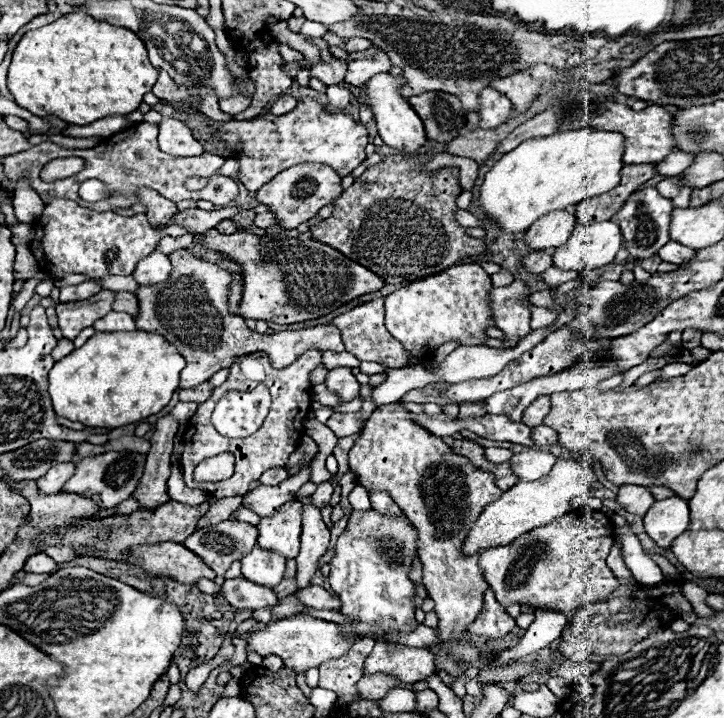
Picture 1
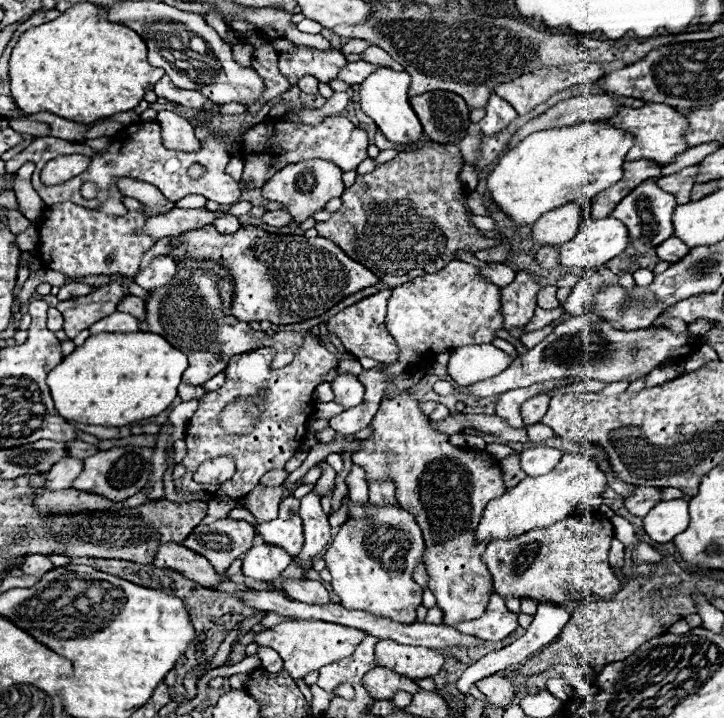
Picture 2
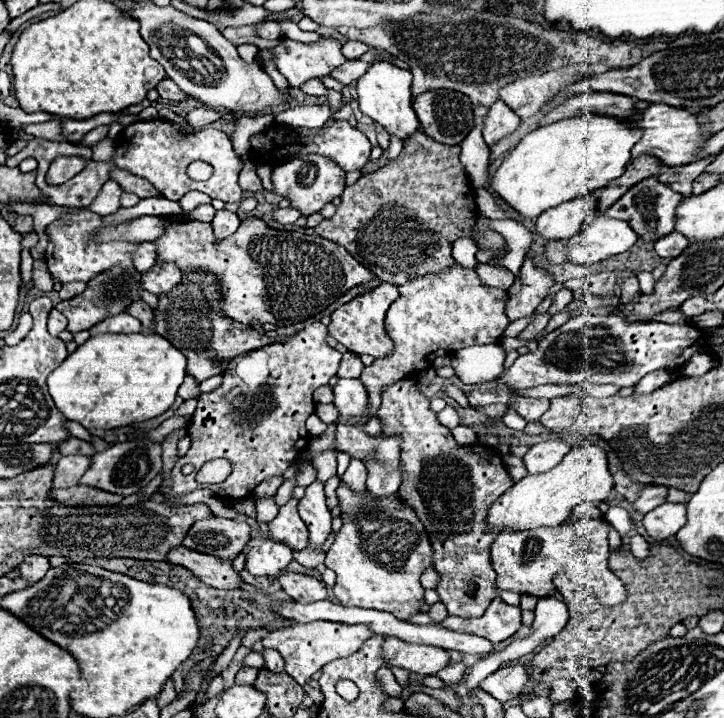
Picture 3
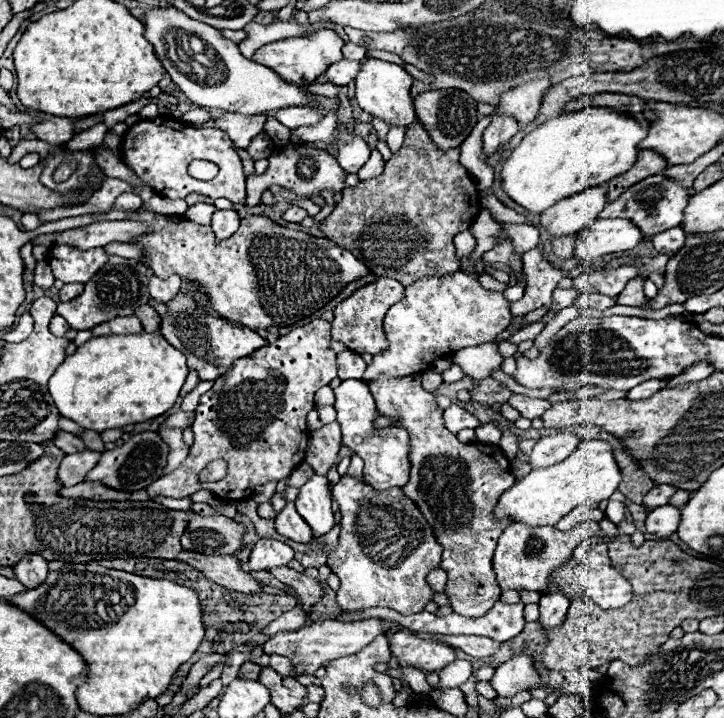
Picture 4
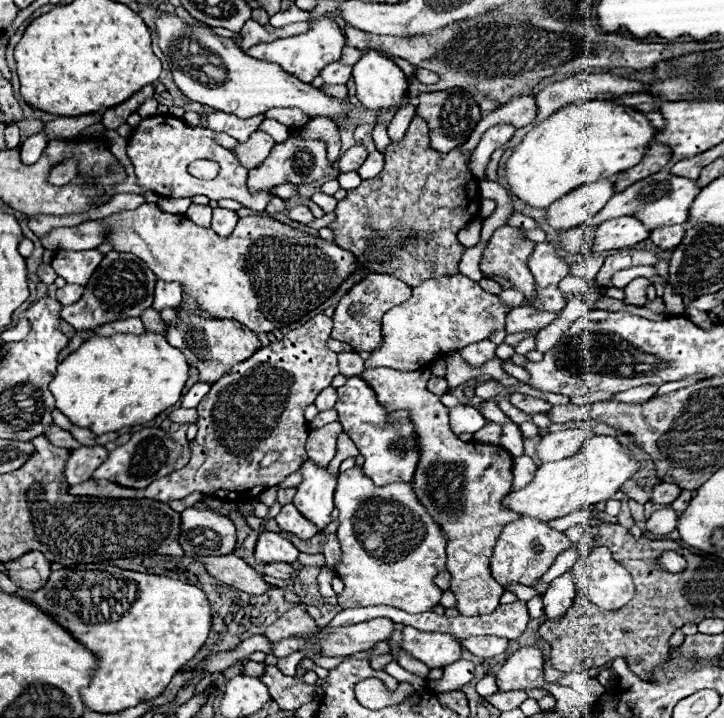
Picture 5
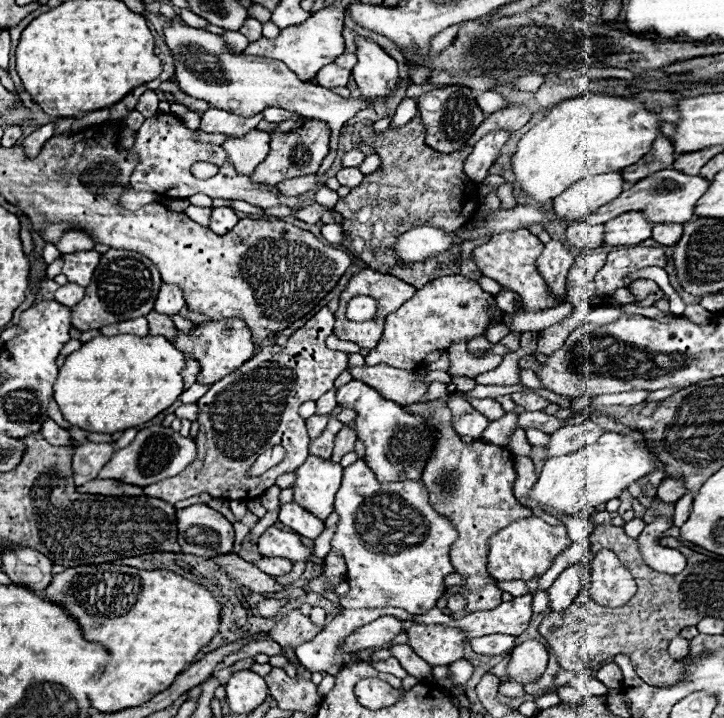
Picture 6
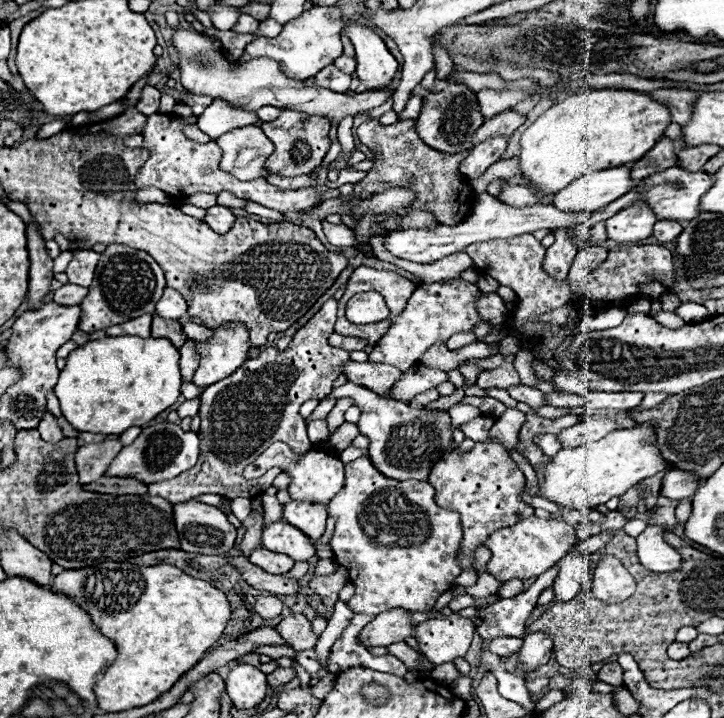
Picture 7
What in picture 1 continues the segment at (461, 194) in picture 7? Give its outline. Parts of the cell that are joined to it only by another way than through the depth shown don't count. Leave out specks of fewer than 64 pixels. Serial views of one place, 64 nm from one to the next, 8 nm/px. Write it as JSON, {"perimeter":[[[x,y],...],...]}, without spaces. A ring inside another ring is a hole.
{"perimeter":[[[430,150],[414,156],[394,154],[370,166],[340,198],[336,198],[332,216],[310,228],[314,240],[340,250],[350,260],[378,274],[386,284],[404,284],[438,274],[466,256],[482,254],[486,242],[468,236],[456,222],[456,198],[462,192],[458,168],[448,166],[438,172],[420,170],[432,156],[434,152]]]}

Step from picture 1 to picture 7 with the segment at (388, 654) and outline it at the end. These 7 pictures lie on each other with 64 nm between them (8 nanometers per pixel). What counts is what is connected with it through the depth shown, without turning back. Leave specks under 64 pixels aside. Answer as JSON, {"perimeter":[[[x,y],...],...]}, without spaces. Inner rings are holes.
{"perimeter":[[[458,612],[420,622],[416,626],[416,640],[420,642],[420,652],[432,664],[444,664],[464,656],[472,644],[472,634],[472,620],[460,616]]]}

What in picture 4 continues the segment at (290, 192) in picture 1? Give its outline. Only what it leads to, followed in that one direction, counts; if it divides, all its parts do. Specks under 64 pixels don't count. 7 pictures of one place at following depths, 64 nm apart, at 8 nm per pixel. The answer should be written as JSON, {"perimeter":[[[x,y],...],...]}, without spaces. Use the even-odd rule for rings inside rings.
{"perimeter":[[[288,144],[282,148],[276,148],[272,156],[268,158],[268,168],[264,174],[250,174],[248,176],[248,206],[256,206],[260,202],[262,192],[266,192],[272,184],[278,184],[282,188],[288,188],[290,192],[302,194],[302,196],[318,196],[324,188],[332,188],[334,192],[344,190],[344,178],[346,172],[338,166],[338,162],[324,150],[312,148],[310,144]]]}

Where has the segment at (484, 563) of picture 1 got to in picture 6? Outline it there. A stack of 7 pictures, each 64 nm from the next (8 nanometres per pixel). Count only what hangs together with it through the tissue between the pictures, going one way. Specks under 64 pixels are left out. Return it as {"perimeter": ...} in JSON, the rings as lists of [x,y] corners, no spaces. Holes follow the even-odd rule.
{"perimeter":[[[530,516],[496,532],[490,540],[490,554],[488,554],[488,572],[494,580],[524,580],[528,582],[534,576],[544,574],[554,558],[567,549],[572,541],[569,539],[566,526],[550,526],[542,518]],[[600,550],[592,560],[592,578],[588,592],[592,598],[610,608],[626,604],[636,590],[632,574],[620,564],[620,560],[610,550]]]}

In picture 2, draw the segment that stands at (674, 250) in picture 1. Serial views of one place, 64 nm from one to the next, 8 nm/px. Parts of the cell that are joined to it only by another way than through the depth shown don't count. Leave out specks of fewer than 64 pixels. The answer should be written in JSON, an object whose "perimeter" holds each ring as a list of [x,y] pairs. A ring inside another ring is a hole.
{"perimeter":[[[670,236],[670,240],[664,240],[662,244],[658,244],[656,254],[664,262],[678,262],[678,260],[682,260],[682,256],[686,256],[688,250],[690,248],[682,240],[678,240],[676,236]]]}

